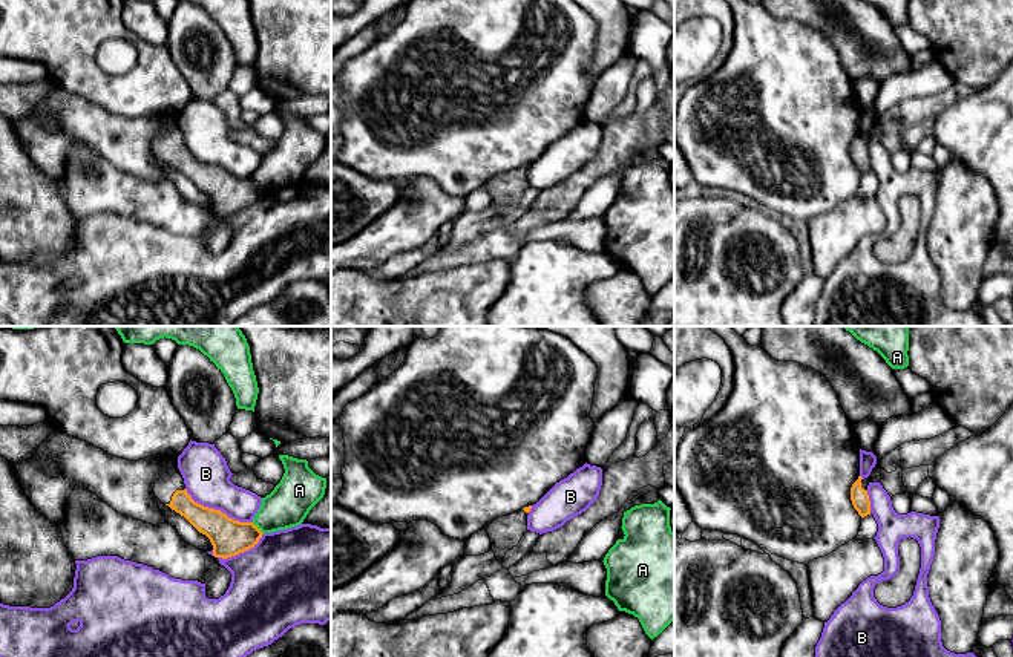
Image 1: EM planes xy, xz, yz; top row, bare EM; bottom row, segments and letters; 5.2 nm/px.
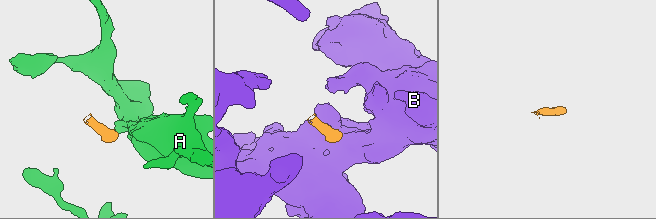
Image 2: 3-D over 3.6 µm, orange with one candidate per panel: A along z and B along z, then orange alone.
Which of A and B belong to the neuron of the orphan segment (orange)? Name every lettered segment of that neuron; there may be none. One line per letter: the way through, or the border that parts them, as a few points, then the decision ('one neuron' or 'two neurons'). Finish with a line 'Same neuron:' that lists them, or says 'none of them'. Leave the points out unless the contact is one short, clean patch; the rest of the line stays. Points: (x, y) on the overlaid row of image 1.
A: border along xy (252, 522), (262, 533); two neurons
B: two neurons
Same neuron: none of them

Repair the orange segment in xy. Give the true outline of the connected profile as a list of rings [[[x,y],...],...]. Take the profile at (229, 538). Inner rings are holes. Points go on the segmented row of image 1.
[[[178,466],[159,478],[153,493],[210,539],[215,557],[227,559],[244,553],[253,548],[264,534],[253,522],[234,521],[221,510],[195,502],[185,490]]]

